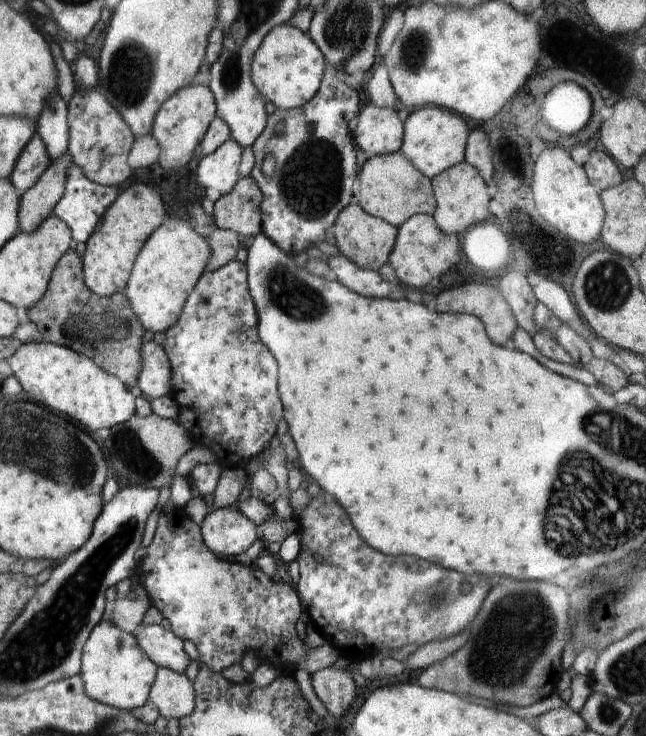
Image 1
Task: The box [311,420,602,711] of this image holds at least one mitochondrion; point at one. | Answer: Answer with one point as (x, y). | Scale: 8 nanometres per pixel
(522, 627)

